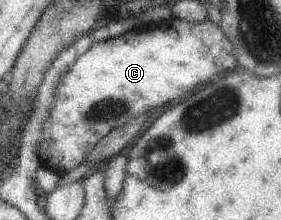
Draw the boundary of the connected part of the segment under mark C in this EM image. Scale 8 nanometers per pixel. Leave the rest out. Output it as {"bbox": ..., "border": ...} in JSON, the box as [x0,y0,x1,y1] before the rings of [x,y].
{"bbox":[36,16,238,177],"border":[[[171,16],[160,22],[132,28],[108,40],[93,42],[90,48],[74,59],[70,68],[56,82],[54,102],[40,122],[42,138],[36,144],[40,165],[61,177],[84,162],[86,154],[98,144],[98,140],[122,126],[126,120],[136,118],[148,110],[154,111],[158,106],[166,106],[166,102],[178,98],[194,86],[236,68],[238,64],[230,41],[208,17],[202,22],[186,22]]]}

